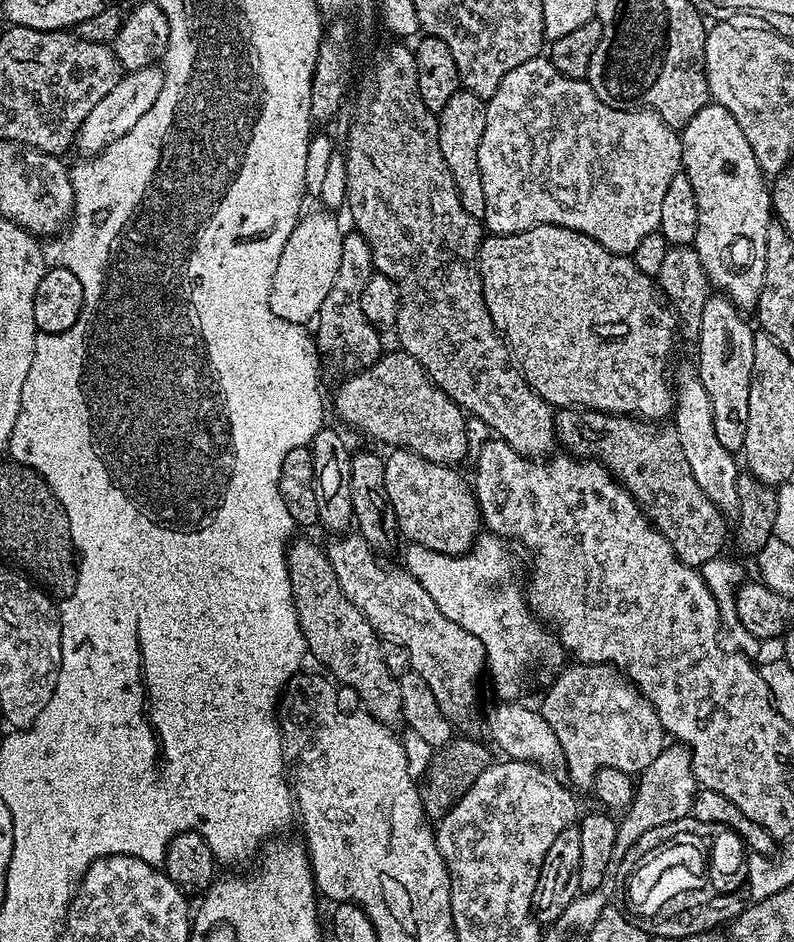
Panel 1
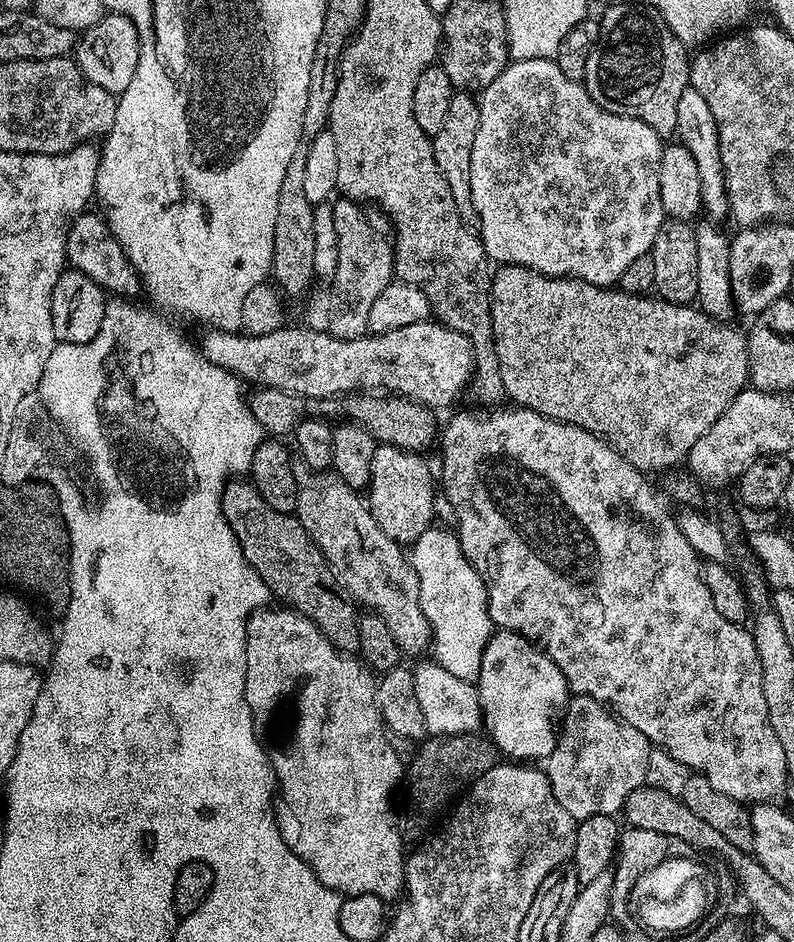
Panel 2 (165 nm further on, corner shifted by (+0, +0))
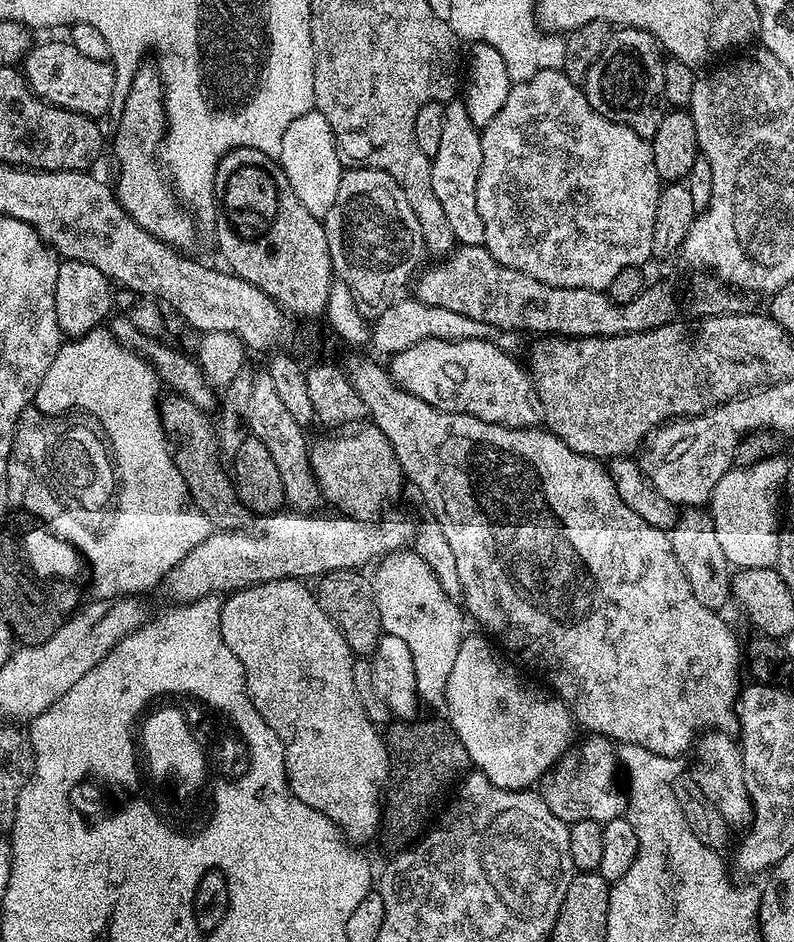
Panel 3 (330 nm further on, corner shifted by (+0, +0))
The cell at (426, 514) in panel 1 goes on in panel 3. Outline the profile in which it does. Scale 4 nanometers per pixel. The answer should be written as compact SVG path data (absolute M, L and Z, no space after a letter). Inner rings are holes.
M356 426L351 430L340 430L335 434L328 434L332 436L324 436L320 441L313 443L310 448L310 459L312 462L312 473L314 474L314 478L318 482L318 486L320 487L320 495L323 497L325 501L328 500L333 504L333 509L339 510L343 515L352 517L353 520L367 520L369 522L375 521L377 517L381 515L380 511L384 508L384 503L387 502L391 496L396 496L400 492L400 487L405 487L406 477L404 475L404 471L400 469L400 463L398 462L398 458L394 454L394 446L390 446L390 442L386 438L386 434L382 434L382 430L378 430L374 426L367 426L368 428L364 428L365 426Z

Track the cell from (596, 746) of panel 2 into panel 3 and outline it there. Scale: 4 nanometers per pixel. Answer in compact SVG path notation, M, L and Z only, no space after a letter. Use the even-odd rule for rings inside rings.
M595 734L587 737L588 741L580 748L580 753L576 756L576 761L571 760L571 755L565 754L556 761L554 767L538 781L538 791L540 797L546 802L546 806L550 806L550 810L554 810L554 814L558 814L558 818L562 818L565 822L574 820L598 820L607 822L616 816L624 816L626 812L626 792L616 781L616 772L618 776L618 752L614 747L613 741L607 736L597 736Z

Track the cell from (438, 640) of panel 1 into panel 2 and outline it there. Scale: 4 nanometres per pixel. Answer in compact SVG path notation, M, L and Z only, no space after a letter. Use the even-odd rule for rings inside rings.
M300 466L296 468L294 515L308 531L310 538L332 567L332 572L347 588L349 596L365 609L378 613L382 622L390 626L390 634L394 634L401 653L420 652L423 648L425 651L429 647L432 631L426 622L426 614L422 614L422 602L418 598L418 574L412 568L412 561L406 555L405 549L390 539L386 530L378 526L378 522L374 522L374 514L368 509L365 497L359 491L353 490L335 471L313 470L307 466Z

